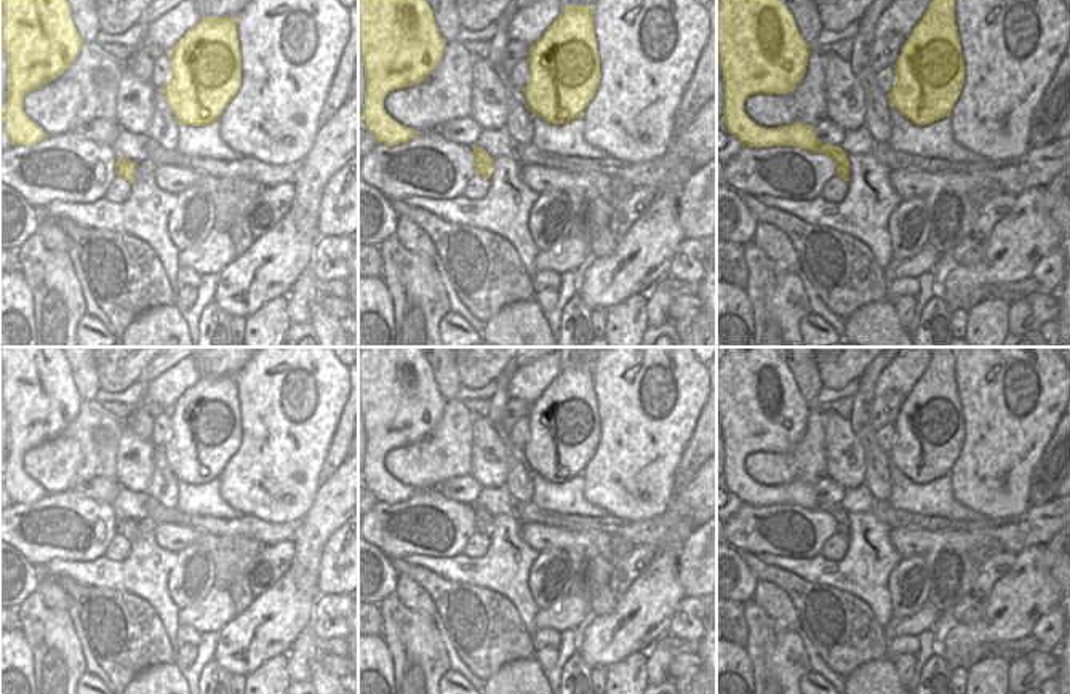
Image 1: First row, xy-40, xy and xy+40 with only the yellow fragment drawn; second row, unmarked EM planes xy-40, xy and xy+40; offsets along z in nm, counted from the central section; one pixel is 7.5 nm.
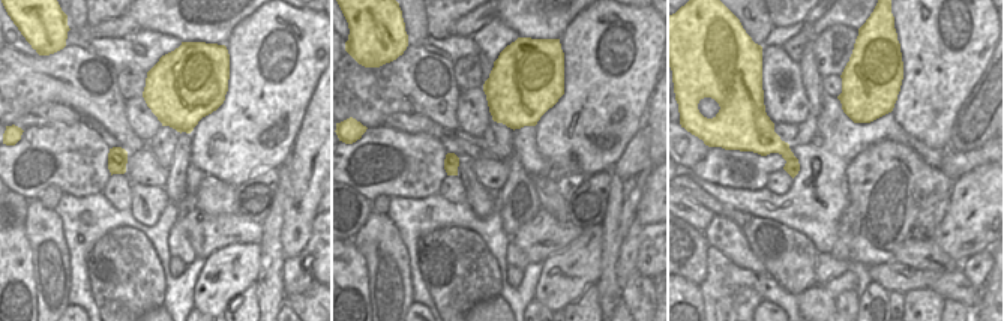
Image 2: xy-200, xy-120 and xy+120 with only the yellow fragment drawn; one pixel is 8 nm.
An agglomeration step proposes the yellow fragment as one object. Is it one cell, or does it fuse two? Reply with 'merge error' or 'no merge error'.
merge error

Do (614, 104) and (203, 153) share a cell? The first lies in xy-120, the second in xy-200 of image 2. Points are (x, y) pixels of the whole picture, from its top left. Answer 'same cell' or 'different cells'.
same cell

